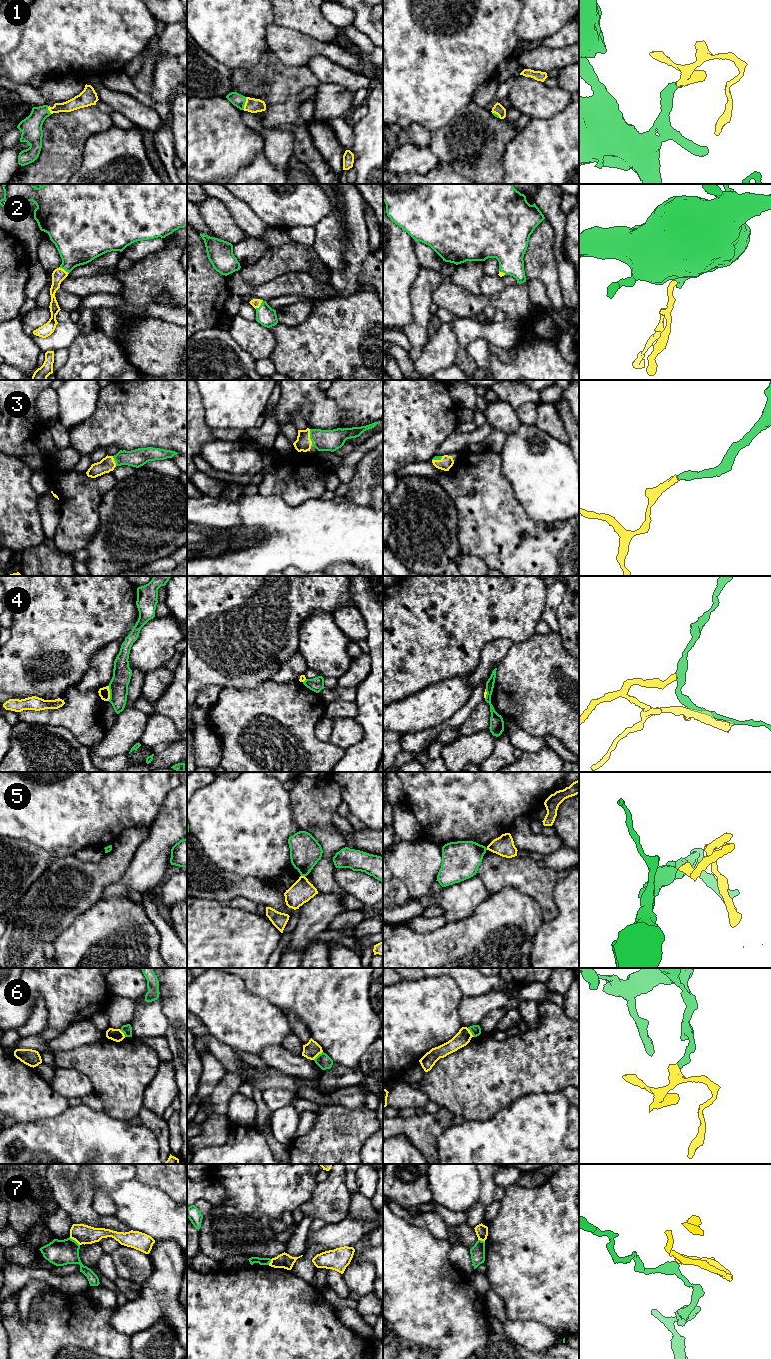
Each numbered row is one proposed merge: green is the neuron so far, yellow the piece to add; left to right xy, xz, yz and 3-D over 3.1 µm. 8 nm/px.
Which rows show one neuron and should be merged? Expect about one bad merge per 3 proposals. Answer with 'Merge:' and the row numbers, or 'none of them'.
Merge: 1, 2, 3

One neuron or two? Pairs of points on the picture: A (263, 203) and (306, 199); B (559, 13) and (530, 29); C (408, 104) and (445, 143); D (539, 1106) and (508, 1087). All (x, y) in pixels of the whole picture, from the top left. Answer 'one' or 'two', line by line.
A: one
B: one
C: two
D: two

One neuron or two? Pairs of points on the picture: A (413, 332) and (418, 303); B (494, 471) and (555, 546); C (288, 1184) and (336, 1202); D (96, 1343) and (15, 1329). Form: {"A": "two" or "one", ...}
{"A": "one", "B": "one", "C": "two", "D": "one"}

